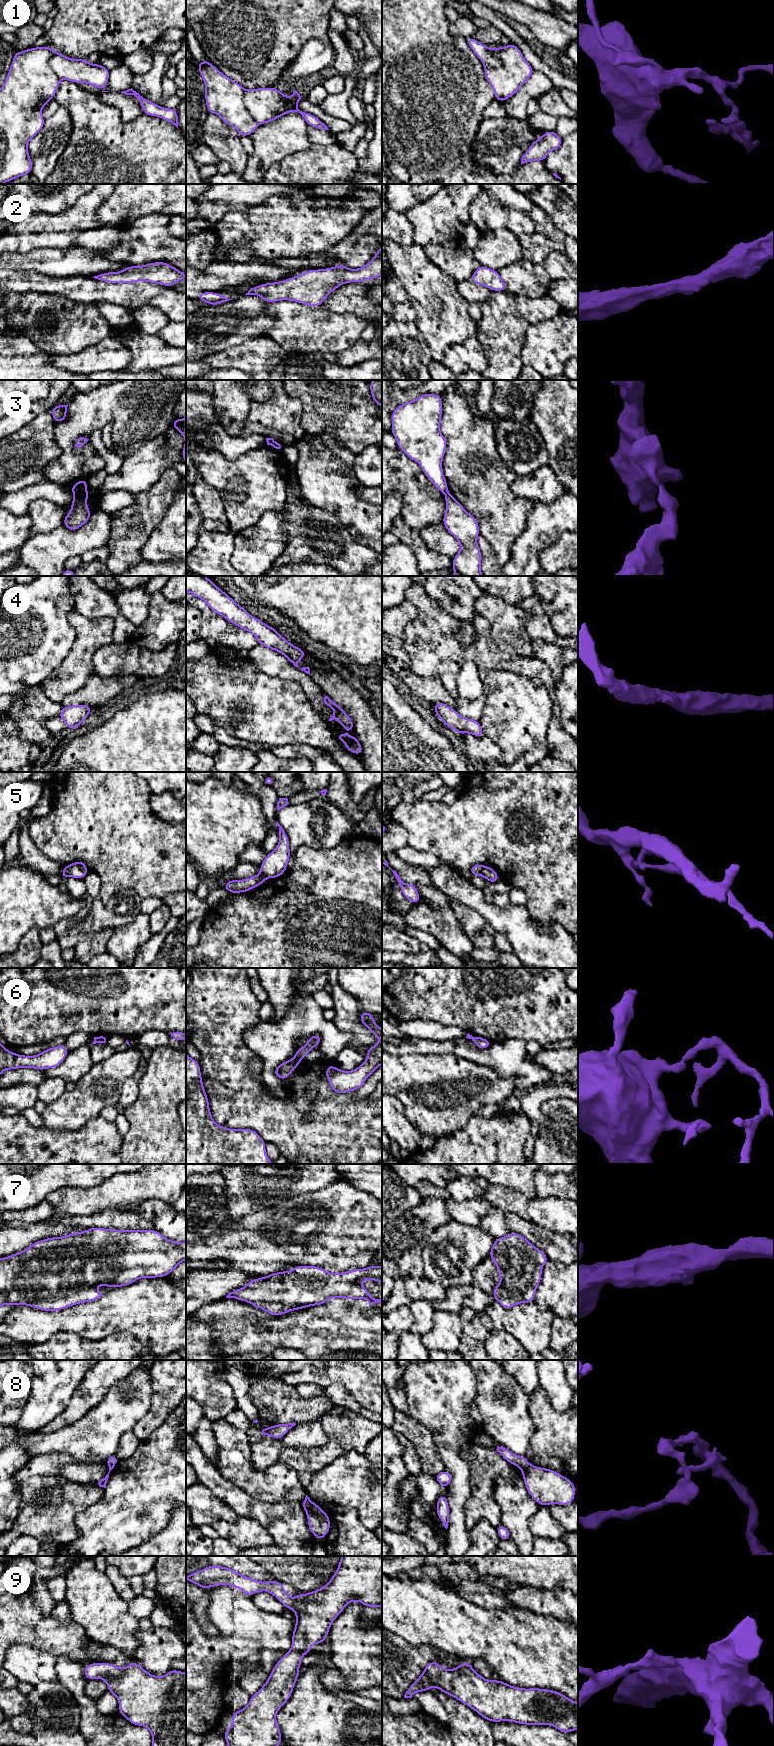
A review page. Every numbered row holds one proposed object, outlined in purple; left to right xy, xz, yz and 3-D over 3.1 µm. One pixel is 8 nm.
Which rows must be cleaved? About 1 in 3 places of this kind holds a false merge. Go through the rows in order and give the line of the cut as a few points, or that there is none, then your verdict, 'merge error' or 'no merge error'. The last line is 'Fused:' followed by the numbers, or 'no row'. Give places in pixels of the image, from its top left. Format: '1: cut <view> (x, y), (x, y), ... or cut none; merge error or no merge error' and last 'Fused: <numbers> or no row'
1: cut xz (244, 90), (244, 105), (258, 124); merge error
2: cut none; no merge error
3: cut xy (86, 488), (73, 493); merge error
4: cut none; no merge error
5: cut xy (65, 866), (68, 875); merge error
6: cut xz (294, 1057), (300, 1060); merge error
7: cut none; no merge error
8: cut none; no merge error
9: cut none; no merge error
Fused: 1, 3, 5, 6

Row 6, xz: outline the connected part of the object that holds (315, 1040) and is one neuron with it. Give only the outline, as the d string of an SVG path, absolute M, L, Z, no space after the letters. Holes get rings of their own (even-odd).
M311 1035L306 1044L295 1052L294 1058L298 1060L303 1059L314 1047L318 1046L320 1043L322 1043L322 1040L319 1035Z

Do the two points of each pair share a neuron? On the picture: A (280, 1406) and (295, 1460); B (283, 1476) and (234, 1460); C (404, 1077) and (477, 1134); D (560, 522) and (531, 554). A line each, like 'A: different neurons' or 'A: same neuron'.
A: different neurons
B: same neuron
C: different neurons
D: same neuron

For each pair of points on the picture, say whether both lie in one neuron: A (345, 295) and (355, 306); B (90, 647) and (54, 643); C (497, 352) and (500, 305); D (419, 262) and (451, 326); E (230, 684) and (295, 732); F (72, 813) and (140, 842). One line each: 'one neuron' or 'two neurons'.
A: one neuron
B: two neurons
C: one neuron
D: one neuron
E: one neuron
F: one neuron

